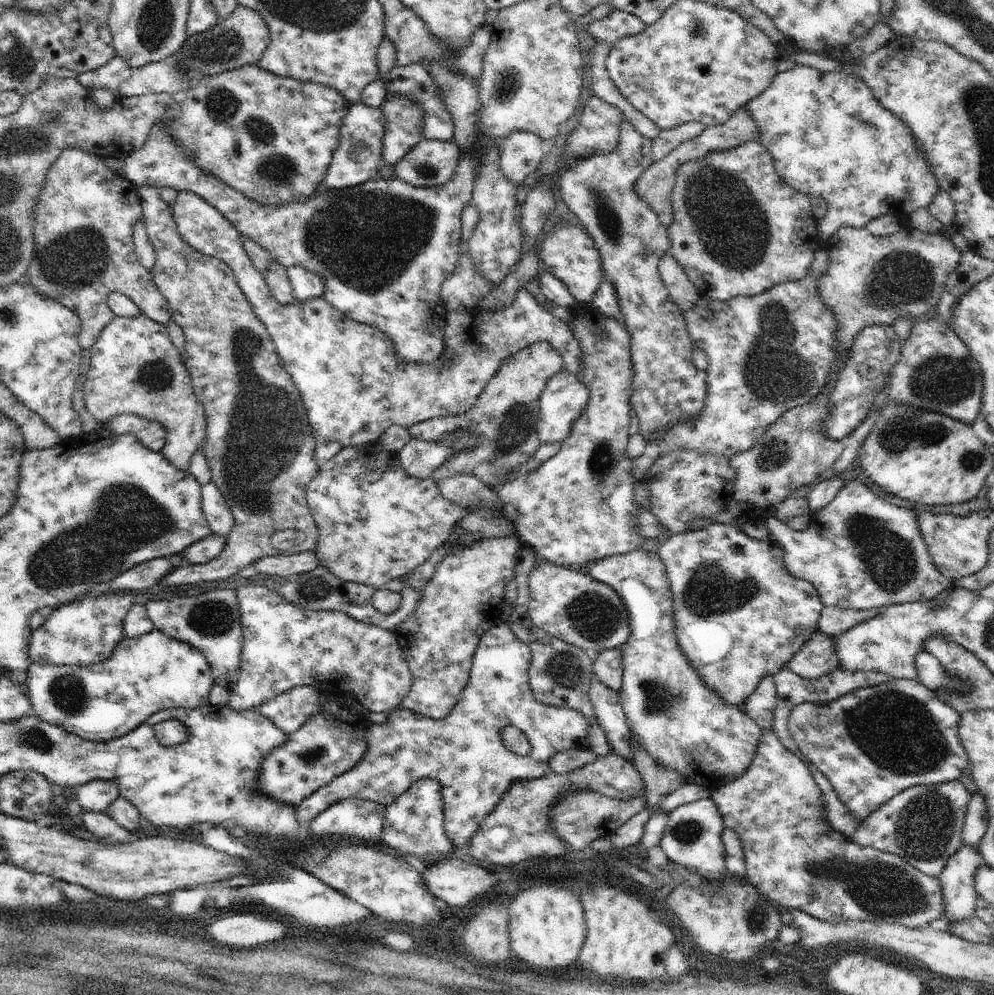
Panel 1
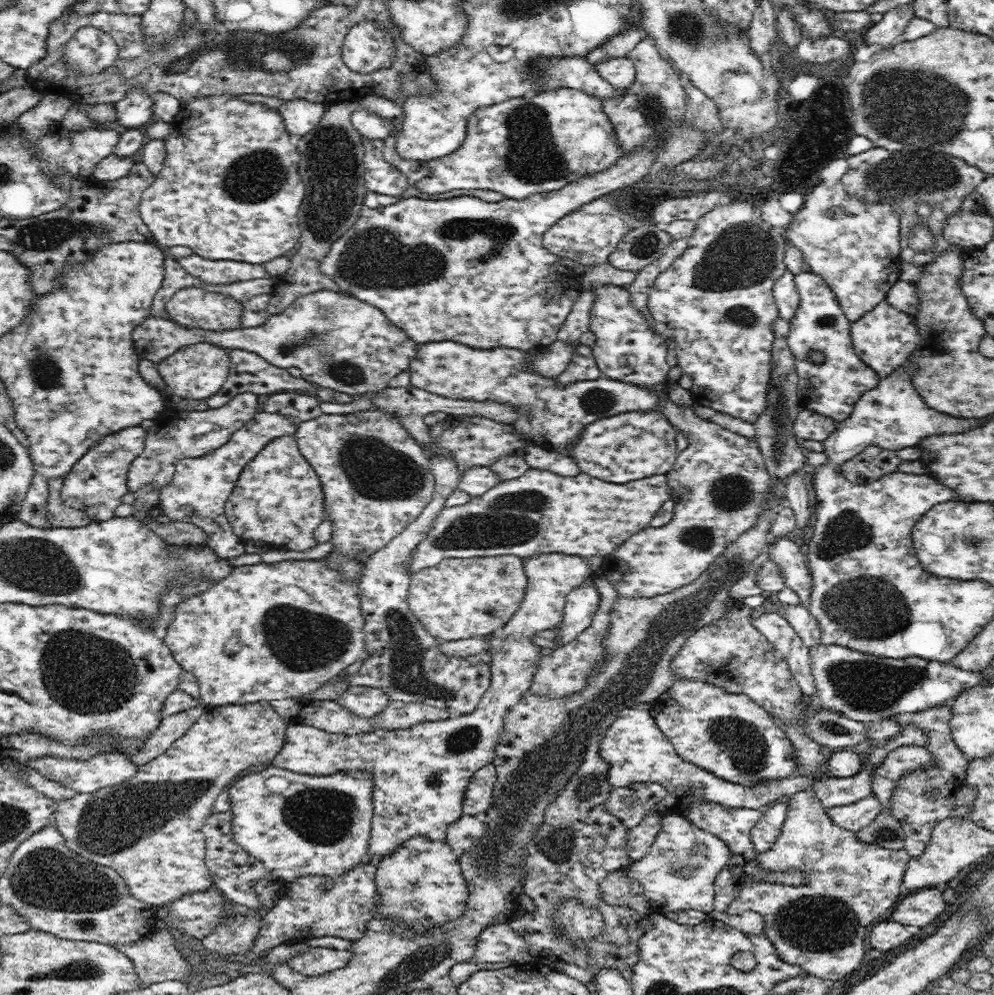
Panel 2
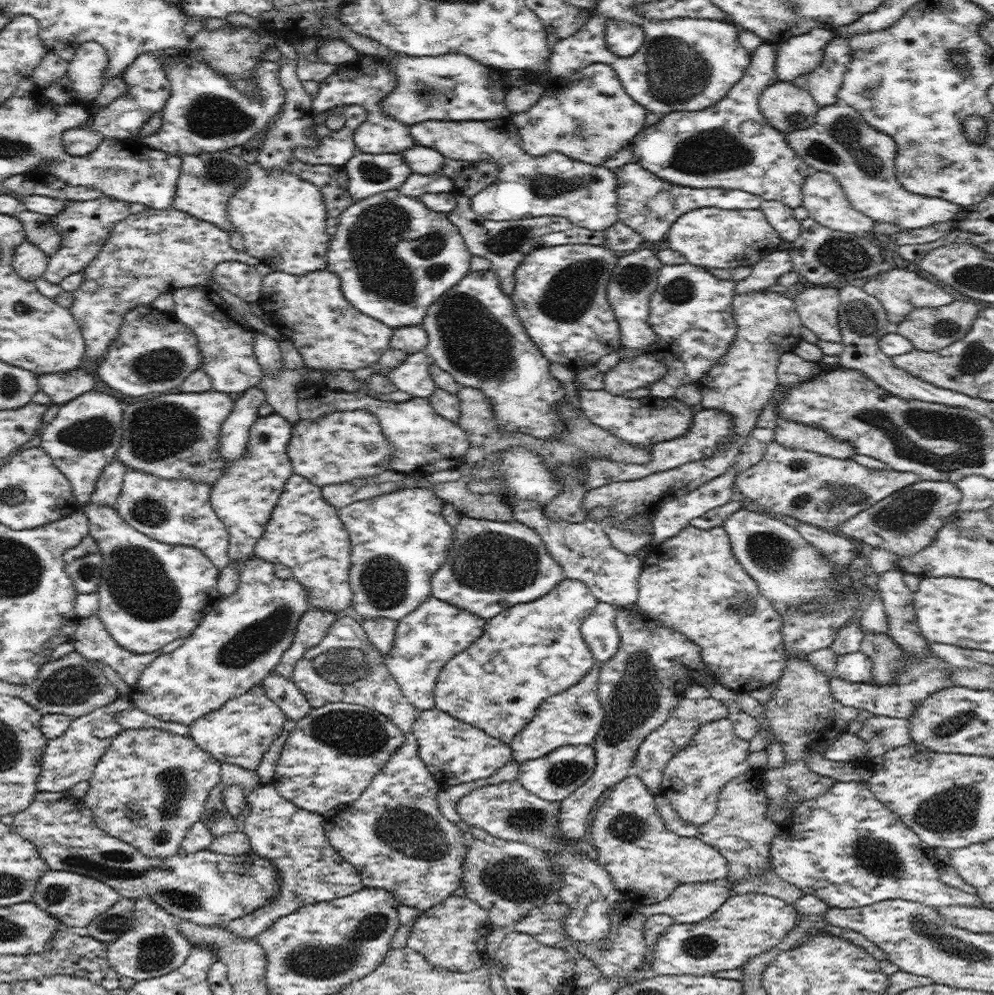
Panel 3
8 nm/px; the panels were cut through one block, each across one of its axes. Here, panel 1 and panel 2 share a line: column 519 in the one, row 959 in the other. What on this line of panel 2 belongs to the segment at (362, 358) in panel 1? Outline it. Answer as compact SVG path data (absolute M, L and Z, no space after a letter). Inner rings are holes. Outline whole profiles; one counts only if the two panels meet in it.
M309 947L306 952L290 958L286 964L306 976L322 976L344 968L352 960L352 951Z

